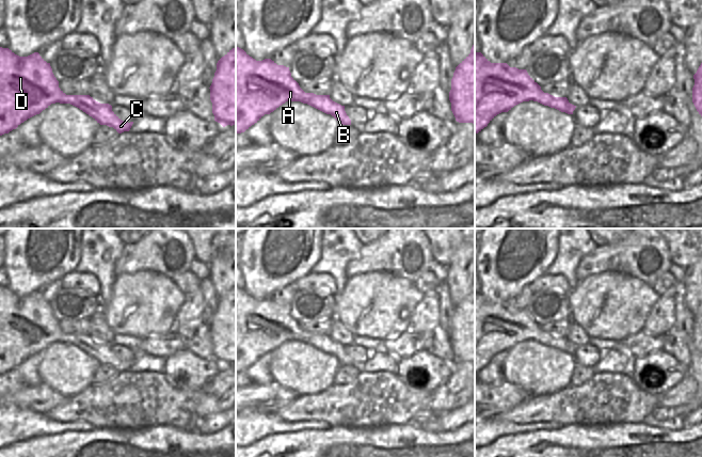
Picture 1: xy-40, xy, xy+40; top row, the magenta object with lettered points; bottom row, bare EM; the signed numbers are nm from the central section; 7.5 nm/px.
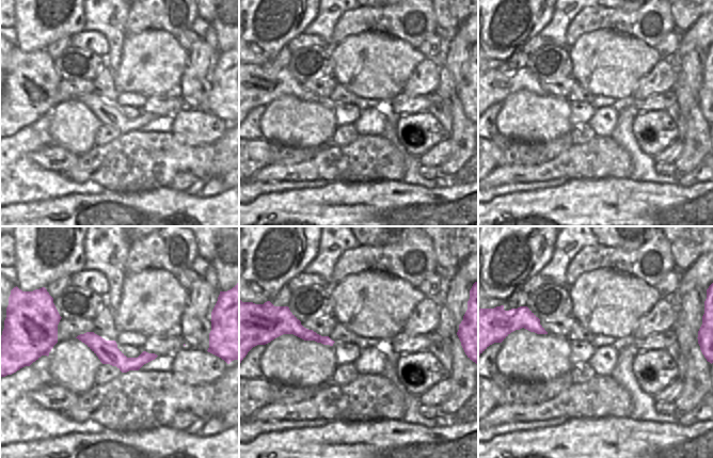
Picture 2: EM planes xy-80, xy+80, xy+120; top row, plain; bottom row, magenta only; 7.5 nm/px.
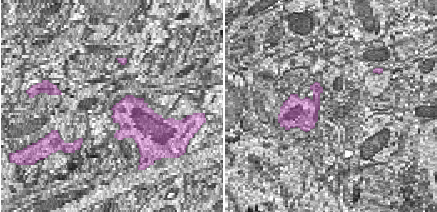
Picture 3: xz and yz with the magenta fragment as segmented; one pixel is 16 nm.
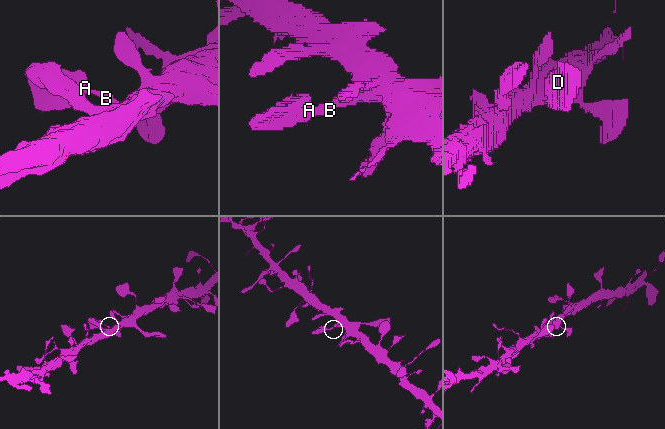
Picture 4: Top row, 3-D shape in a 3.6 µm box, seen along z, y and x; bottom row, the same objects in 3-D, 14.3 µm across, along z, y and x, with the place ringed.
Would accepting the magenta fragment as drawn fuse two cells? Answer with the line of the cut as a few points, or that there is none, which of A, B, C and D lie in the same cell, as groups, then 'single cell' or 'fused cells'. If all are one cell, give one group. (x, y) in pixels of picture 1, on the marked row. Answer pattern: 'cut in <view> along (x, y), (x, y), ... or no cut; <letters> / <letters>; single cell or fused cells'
no cut; A B C D; single cell

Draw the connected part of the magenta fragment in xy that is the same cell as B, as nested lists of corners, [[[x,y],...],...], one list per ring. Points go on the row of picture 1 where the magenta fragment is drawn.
[[[236,46],[236,133],[244,132],[252,125],[257,123],[265,114],[270,114],[286,101],[301,101],[307,104],[326,114],[331,114],[340,125],[351,125],[351,120],[341,106],[330,98],[330,95],[316,95],[305,93],[299,83],[291,77],[289,67],[277,65],[271,59],[256,61],[243,49]]]

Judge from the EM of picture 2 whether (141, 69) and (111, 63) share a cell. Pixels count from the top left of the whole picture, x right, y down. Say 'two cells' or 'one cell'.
two cells

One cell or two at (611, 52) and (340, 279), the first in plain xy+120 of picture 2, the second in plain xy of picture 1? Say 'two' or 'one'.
two

